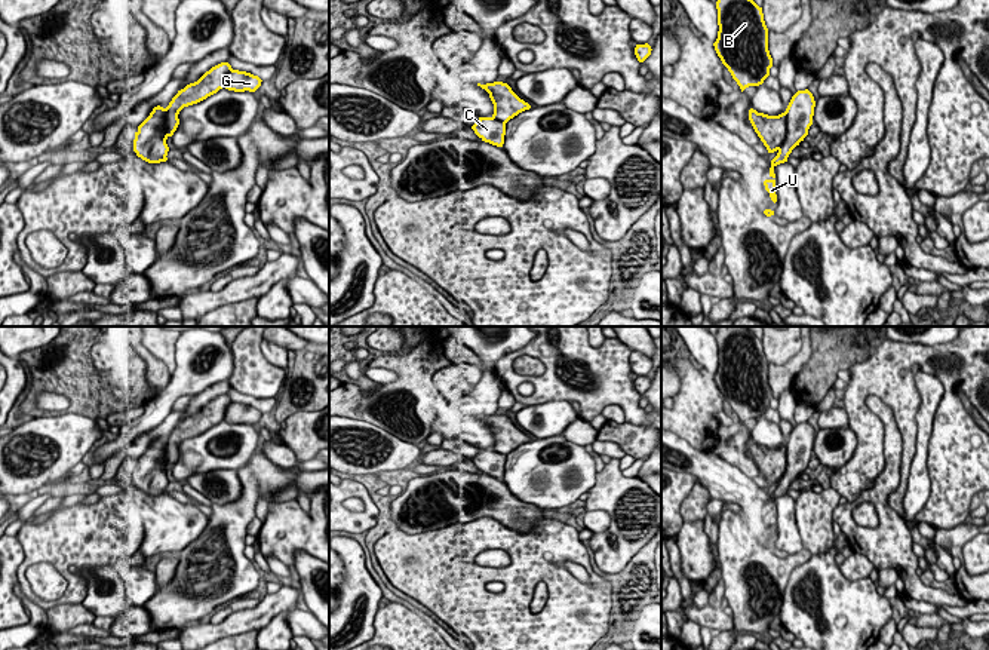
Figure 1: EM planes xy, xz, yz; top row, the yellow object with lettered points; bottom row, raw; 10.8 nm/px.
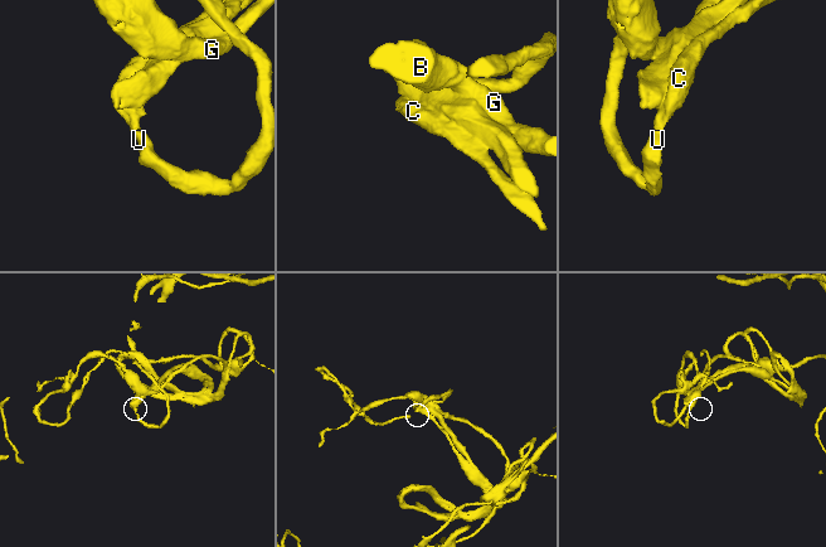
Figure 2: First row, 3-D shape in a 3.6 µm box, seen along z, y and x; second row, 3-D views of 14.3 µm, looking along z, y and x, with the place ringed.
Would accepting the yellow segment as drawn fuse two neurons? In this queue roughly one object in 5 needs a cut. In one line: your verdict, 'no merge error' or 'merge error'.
no merge error

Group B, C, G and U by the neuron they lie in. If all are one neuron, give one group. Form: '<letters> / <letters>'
B C G U

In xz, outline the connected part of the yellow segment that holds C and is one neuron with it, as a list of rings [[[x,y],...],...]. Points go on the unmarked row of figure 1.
[[[477,416],[477,418],[489,426],[494,436],[494,447],[491,450],[479,450],[472,462],[482,473],[503,479],[506,456],[519,445],[529,442],[531,438],[520,432],[507,416]]]

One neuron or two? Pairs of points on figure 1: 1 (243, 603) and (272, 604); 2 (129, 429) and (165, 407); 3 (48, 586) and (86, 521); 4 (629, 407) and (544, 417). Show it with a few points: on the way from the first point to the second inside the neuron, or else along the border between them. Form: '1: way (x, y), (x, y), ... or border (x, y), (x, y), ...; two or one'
1: border (260, 600), (252, 607), (232, 612), (226, 618); two
2: way (138, 426), (156, 413); one
3: border (24, 572), (49, 563), (67, 588); two
4: border (568, 399), (549, 399), (534, 405); two

